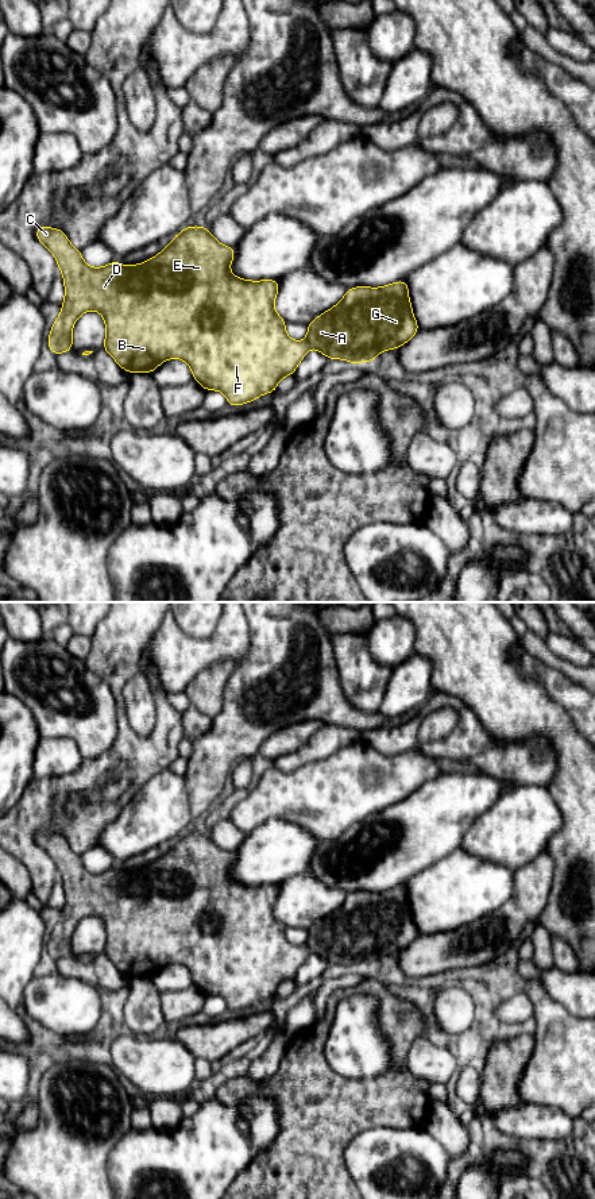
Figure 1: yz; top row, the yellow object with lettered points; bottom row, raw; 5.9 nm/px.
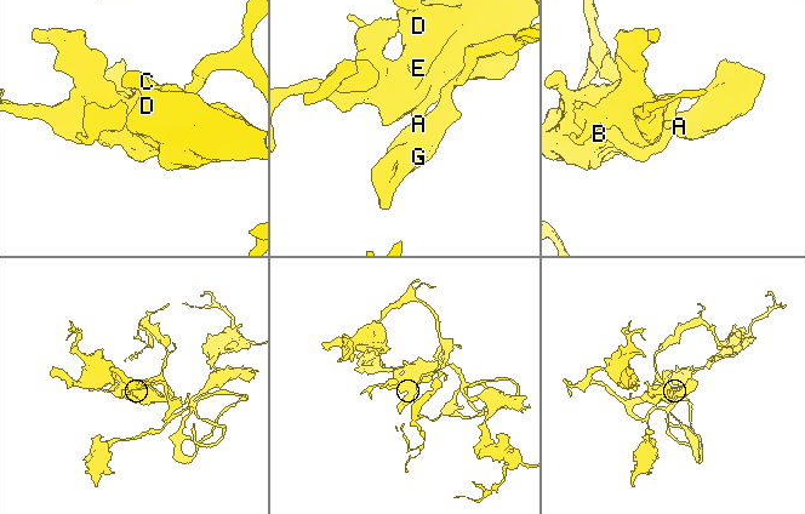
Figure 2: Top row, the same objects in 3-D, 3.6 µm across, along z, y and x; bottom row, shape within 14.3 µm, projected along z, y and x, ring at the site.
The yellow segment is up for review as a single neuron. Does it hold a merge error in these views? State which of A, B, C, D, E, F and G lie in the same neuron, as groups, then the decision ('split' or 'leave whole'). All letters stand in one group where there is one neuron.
A B C D E F G | leave whole

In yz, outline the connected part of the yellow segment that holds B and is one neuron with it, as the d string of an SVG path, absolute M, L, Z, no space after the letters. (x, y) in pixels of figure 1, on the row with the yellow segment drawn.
M38 227L36 239L46 246L62 271L65 301L47 338L49 348L57 356L73 350L72 331L76 320L86 311L97 311L105 320L105 342L103 348L130 374L142 371L151 374L161 363L177 358L185 361L206 392L220 390L231 406L243 405L262 394L277 390L278 382L294 375L298 363L308 350L316 348L329 359L345 359L349 363L372 362L379 352L398 350L420 329L413 316L406 279L382 288L356 286L347 289L343 300L308 324L305 342L291 340L285 329L286 321L274 311L278 294L278 279L248 281L229 271L235 258L235 247L220 244L206 227L186 227L173 238L157 257L132 266L113 261L104 267L89 267L80 250L72 246L62 230Z

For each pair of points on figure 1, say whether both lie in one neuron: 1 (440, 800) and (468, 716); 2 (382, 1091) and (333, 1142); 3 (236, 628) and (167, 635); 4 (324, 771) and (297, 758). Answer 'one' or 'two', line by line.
1: two
2: one
3: one
4: two

